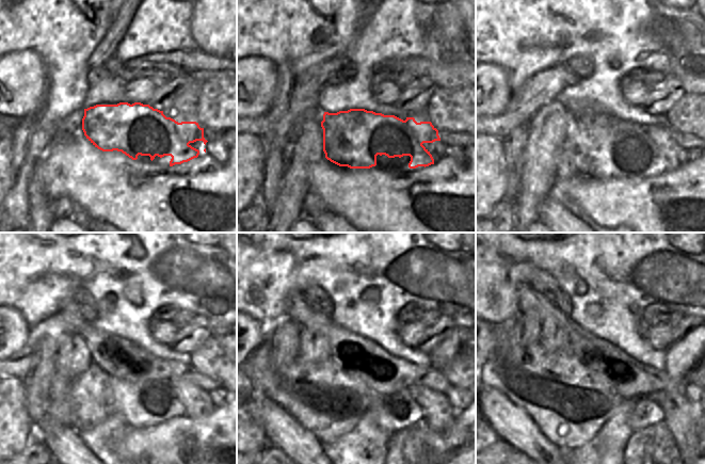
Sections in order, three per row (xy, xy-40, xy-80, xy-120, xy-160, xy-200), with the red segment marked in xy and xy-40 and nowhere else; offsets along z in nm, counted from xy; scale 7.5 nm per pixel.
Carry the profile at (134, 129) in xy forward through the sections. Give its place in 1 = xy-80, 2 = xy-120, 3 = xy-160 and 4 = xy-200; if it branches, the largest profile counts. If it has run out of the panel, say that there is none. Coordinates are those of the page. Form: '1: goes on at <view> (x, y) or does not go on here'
1: goes on at xy-80 (596, 145)
2: goes on at xy-120 (141, 370)
3: goes on at xy-160 (380, 370)
4: goes on at xy-200 (630, 378)

